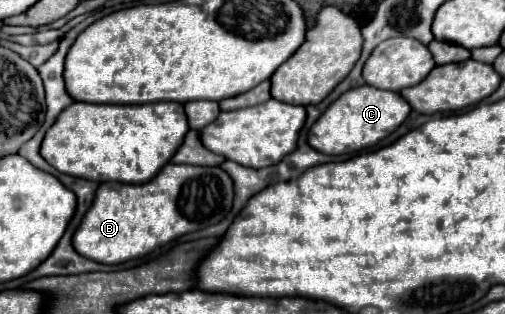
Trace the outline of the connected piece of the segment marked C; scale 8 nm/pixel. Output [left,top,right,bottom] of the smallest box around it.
[308,85,412,155]

